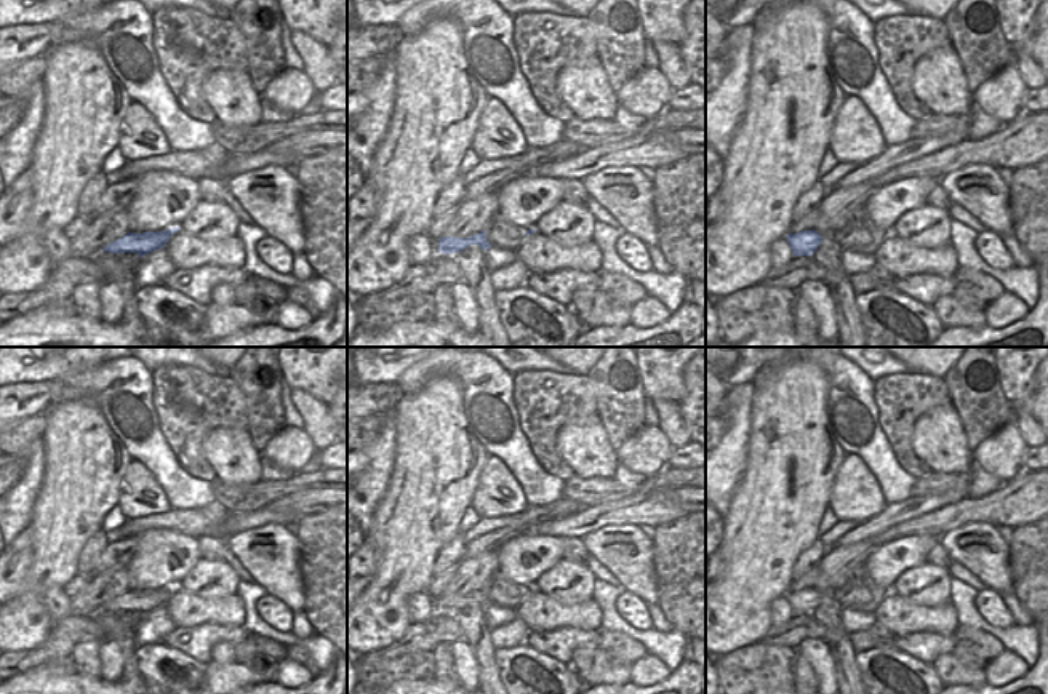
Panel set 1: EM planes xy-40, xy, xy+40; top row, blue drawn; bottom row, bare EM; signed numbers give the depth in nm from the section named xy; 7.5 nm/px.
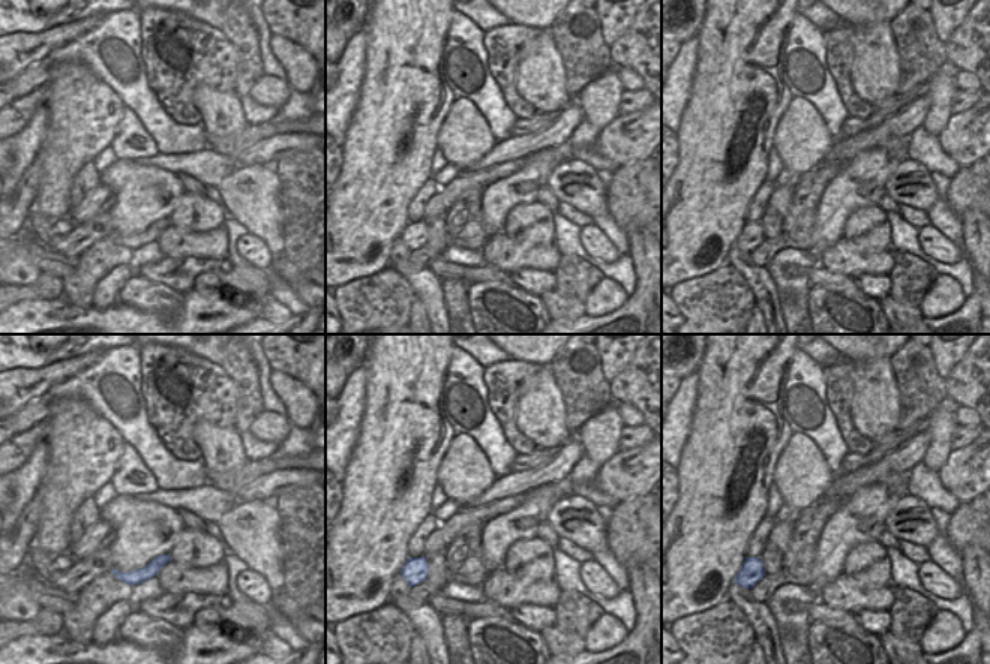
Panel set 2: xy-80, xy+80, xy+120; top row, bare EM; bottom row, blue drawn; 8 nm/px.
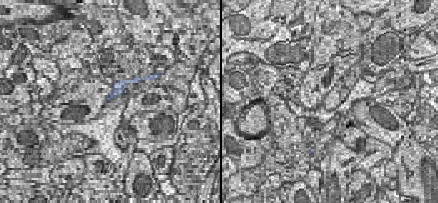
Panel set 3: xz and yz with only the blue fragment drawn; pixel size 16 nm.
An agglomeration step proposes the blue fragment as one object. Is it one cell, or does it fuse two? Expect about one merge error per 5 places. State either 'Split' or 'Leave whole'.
Leave whole.

